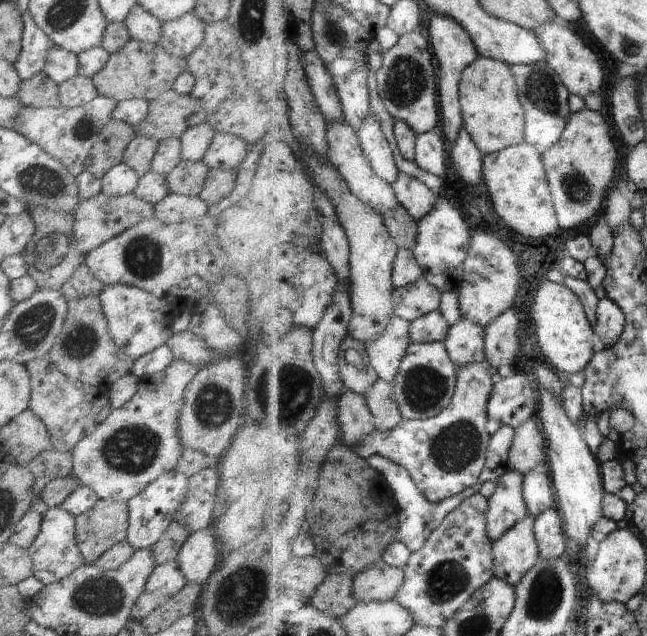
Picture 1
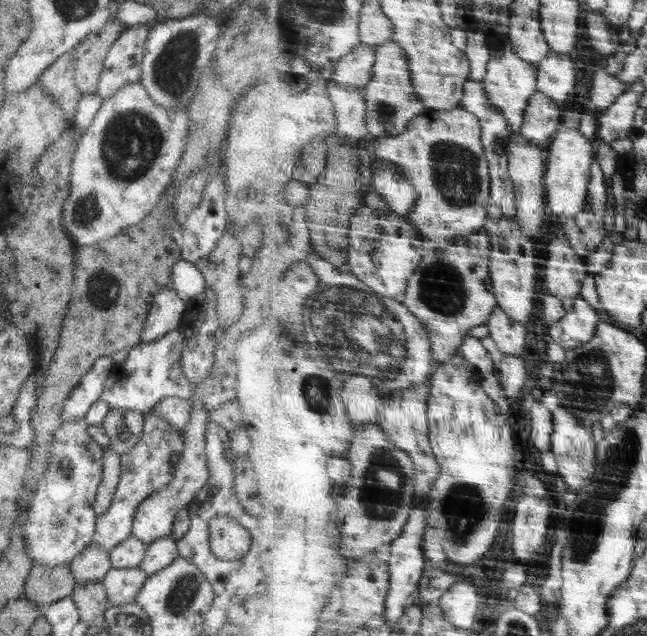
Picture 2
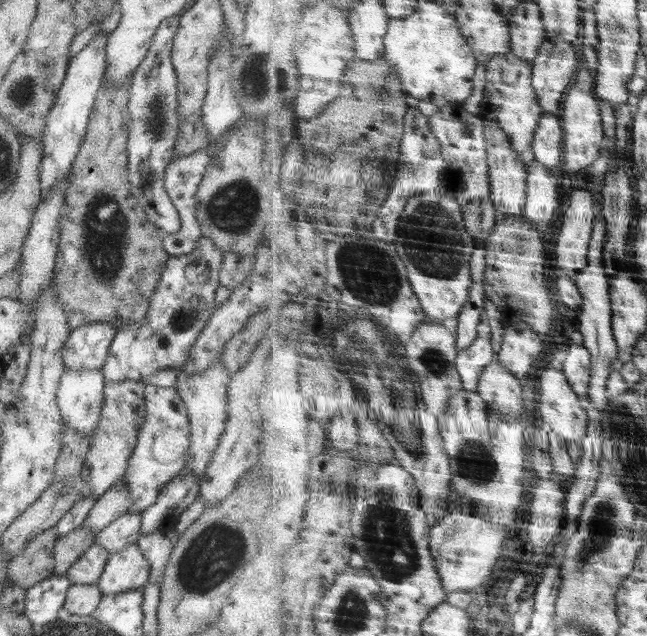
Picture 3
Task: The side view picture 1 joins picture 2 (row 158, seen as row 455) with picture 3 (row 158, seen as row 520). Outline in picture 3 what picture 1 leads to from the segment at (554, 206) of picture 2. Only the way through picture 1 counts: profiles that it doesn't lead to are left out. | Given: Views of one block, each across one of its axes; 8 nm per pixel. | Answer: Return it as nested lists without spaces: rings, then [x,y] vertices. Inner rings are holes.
[[[574,87],[564,100],[561,115],[566,131],[565,161],[568,170],[584,170],[592,166],[600,158],[607,136],[601,101],[595,92],[588,93]]]

